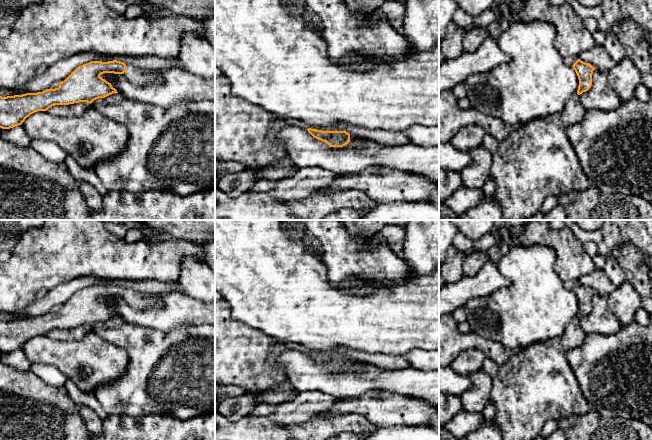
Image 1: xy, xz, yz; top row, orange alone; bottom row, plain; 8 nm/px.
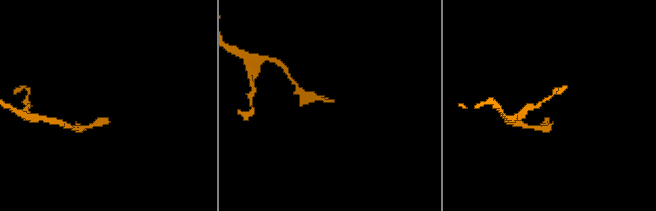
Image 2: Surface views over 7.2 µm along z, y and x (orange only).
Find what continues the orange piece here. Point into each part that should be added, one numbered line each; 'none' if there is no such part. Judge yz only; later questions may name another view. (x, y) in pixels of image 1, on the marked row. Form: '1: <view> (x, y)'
none

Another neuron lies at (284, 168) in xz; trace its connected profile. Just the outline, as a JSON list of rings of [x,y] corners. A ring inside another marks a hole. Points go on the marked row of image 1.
[[[284,157],[275,163],[253,170],[259,180],[278,181],[293,176],[297,173],[298,168],[288,157]]]

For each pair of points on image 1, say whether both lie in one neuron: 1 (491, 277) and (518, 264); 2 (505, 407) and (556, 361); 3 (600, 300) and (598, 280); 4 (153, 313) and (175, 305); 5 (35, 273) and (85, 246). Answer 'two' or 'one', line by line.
1: two
2: one
3: two
4: one
5: one

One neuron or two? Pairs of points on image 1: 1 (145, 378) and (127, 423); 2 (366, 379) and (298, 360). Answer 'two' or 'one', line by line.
1: two
2: one

